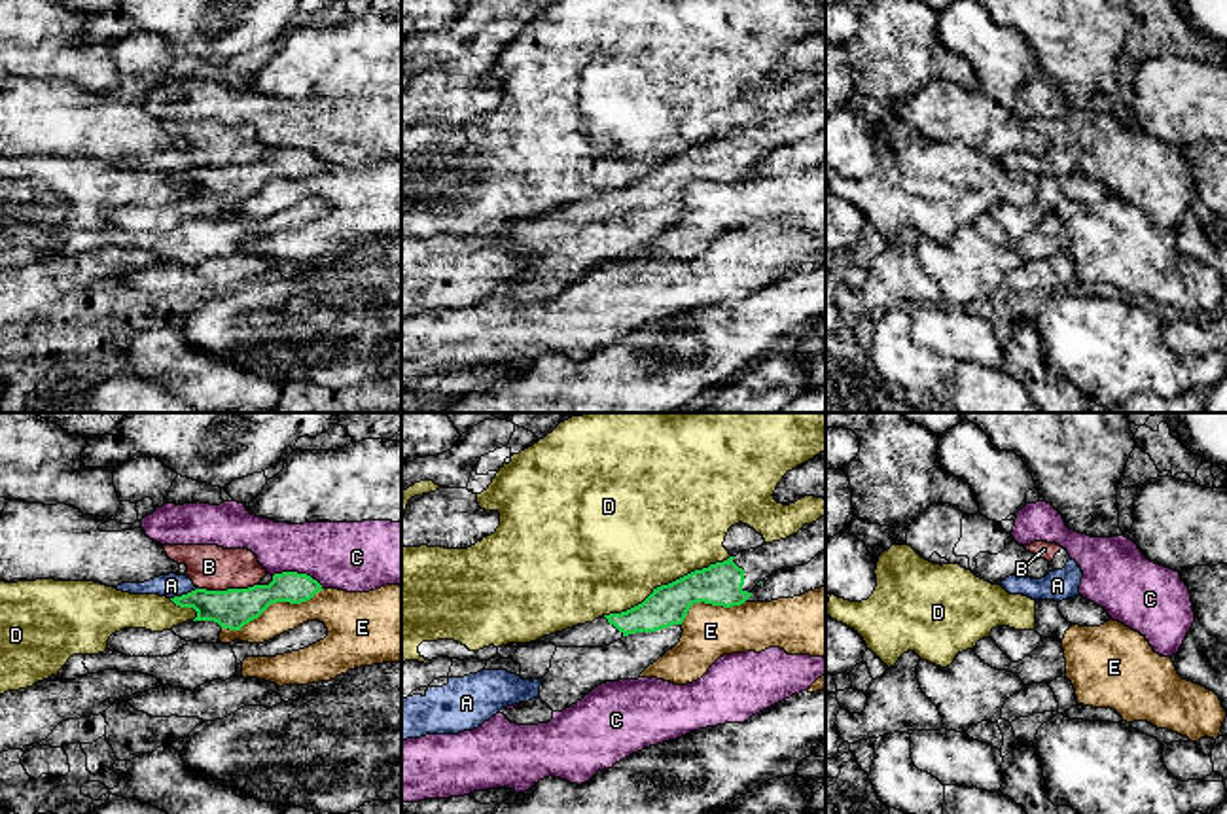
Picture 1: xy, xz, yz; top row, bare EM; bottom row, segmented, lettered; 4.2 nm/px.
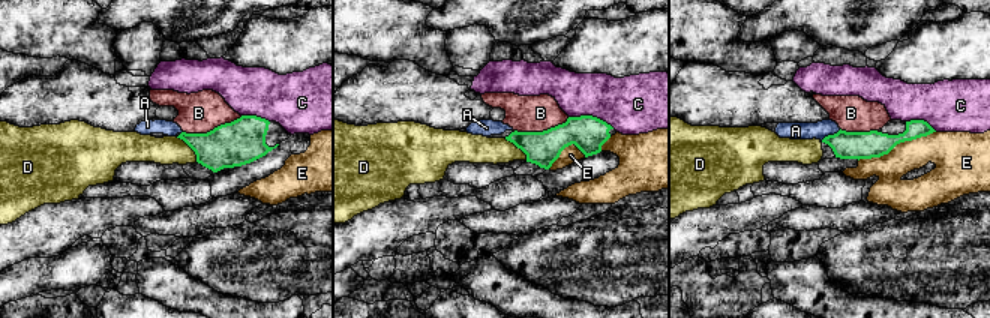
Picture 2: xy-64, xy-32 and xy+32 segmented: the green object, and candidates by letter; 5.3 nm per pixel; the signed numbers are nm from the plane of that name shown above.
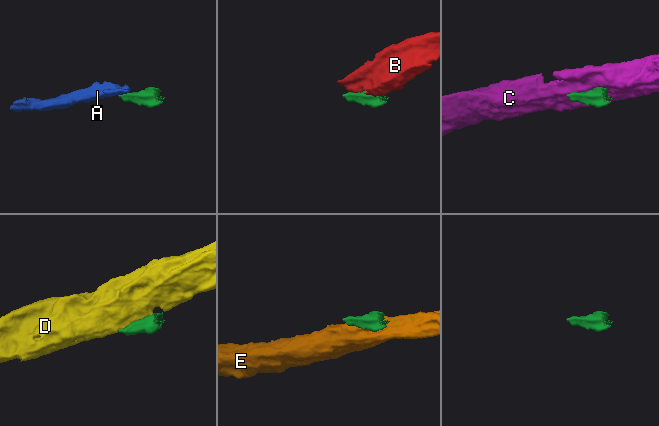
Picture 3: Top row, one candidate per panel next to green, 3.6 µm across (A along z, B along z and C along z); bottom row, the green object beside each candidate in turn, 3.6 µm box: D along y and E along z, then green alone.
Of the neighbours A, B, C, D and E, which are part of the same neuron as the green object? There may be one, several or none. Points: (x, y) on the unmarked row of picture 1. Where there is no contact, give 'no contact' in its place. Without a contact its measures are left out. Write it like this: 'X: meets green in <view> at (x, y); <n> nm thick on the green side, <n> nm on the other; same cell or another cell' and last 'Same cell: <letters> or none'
A: meets green in xy at (184, 171); 170 nm thick on the green side, 100 nm on the other; another cell
B: meets green in xy at (228, 165); 170 nm thick on the green side, 190 nm on the other; another cell
C: meets green in xy at (300, 150); 130 nm thick on the green side, 300 nm on the other; another cell
D: meets green in xz at (669, 159); 180 nm thick on the green side, 500 nm on the other; another cell
E: meets green in xy at (273, 178); 170 nm thick on the green side, 160 nm on the other; another cell
Same cell: none

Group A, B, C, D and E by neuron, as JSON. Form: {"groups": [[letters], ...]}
{"groups": [["A", "B"], ["C"], ["D"], ["E"]]}

